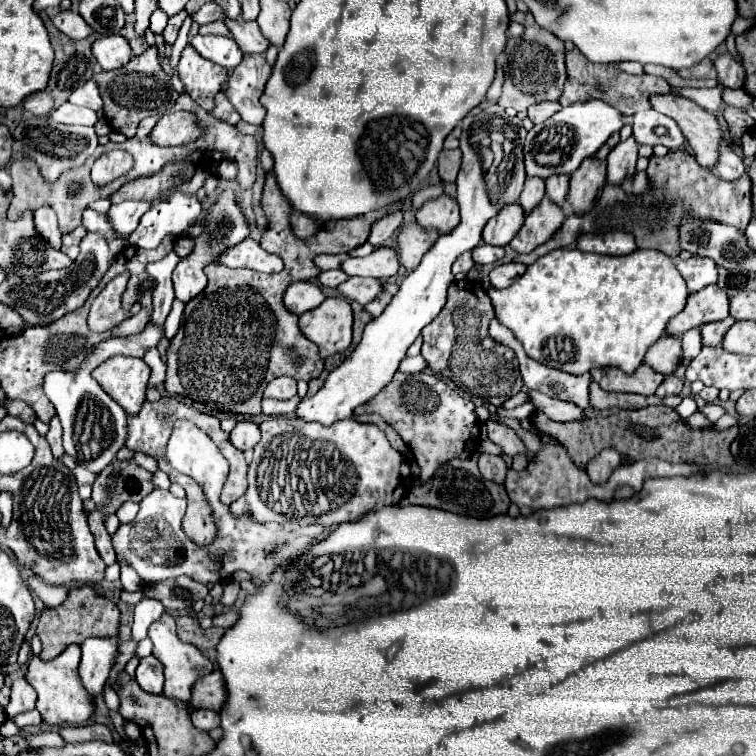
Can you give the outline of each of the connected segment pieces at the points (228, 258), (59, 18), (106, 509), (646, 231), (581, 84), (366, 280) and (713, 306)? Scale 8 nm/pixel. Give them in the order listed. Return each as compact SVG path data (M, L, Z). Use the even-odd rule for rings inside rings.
M247 237L239 245L227 249L219 259L219 265L227 267L247 267L263 273L279 273L283 269L283 259L279 255L267 253L255 239Z
M59 11L53 17L53 25L73 39L85 39L93 33L93 29L83 21L83 17L77 11Z
M115 459L115 461L113 461L111 465L107 465L105 471L95 479L95 483L93 483L95 509L89 513L89 527L91 527L91 533L95 535L95 545L97 545L97 551L99 551L101 559L105 561L105 565L113 565L113 563L117 561L115 549L113 549L113 545L111 545L111 535L109 535L107 529L105 529L105 517L107 517L109 513L117 511L117 509L123 505L125 499L123 499L121 495L127 495L127 501L135 501L135 503L139 503L143 497L147 497L147 495L155 489L151 477L153 477L153 473L149 473L149 471L143 469L143 467L139 467L133 459L129 459L129 461L117 461L117 459Z
M669 151L665 157L651 157L649 159L647 175L653 183L653 191L649 195L637 197L635 203L631 203L623 209L621 207L615 209L615 187L605 185L603 195L597 201L597 205L591 209L591 213L587 213L583 217L581 215L569 215L563 221L561 229L557 229L549 241L545 241L543 245L539 245L537 249L533 249L527 255L517 255L513 261L523 263L523 265L531 265L541 255L545 255L553 249L575 245L575 241L581 233L595 233L595 231L601 233L607 229L629 231L637 237L637 245L641 249L659 249L659 251L663 251L675 259L677 253L681 251L679 239L677 239L677 225L681 221L683 211L693 211L695 215L699 215L703 219L713 219L717 223L733 225L741 231L745 231L745 227L751 221L751 179L747 173L735 181L723 181L711 169L701 167L695 161L695 157L689 155L687 151Z
M577 49L567 51L565 53L565 65L567 65L567 81L565 81L565 91L559 99L559 103L563 107L573 105L573 103L583 103L589 99L601 99L605 103L609 103L611 107L619 109L623 115L635 115L641 109L649 109L649 97L657 95L657 93L669 93L671 87L665 79L653 77L653 75L627 75L623 71L613 69L611 65L599 65L599 63L591 63L583 57L583 53L579 53Z
M349 277L343 285L337 287L337 291L347 299L357 301L359 305L367 305L381 293L381 283L373 277Z
M709 285L697 293L691 293L687 299L685 309L675 315L669 323L665 333L681 337L689 329L701 327L705 323L721 321L729 315L729 297L717 285Z

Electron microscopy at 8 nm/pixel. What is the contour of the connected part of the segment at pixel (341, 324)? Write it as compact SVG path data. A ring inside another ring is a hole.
M327 297L315 311L299 317L301 333L319 347L323 359L343 353L351 345L351 325L353 311L343 297Z

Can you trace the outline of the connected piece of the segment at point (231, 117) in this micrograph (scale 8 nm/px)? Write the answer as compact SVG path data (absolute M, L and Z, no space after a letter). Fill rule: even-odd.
M219 93L217 97L215 97L215 103L217 103L217 107L211 111L217 119L221 119L221 121L227 121L227 123L231 123L231 125L237 125L237 121L241 119L239 117L239 113L235 113L235 109L233 109L233 105L227 101L227 95L225 93Z

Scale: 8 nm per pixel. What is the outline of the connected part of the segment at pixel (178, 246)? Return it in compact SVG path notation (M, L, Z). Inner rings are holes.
M187 235L177 237L175 243L173 243L173 249L175 249L175 253L177 253L181 259L187 257L187 255L193 251L193 247L195 247L195 241L193 241L191 237L187 237Z

